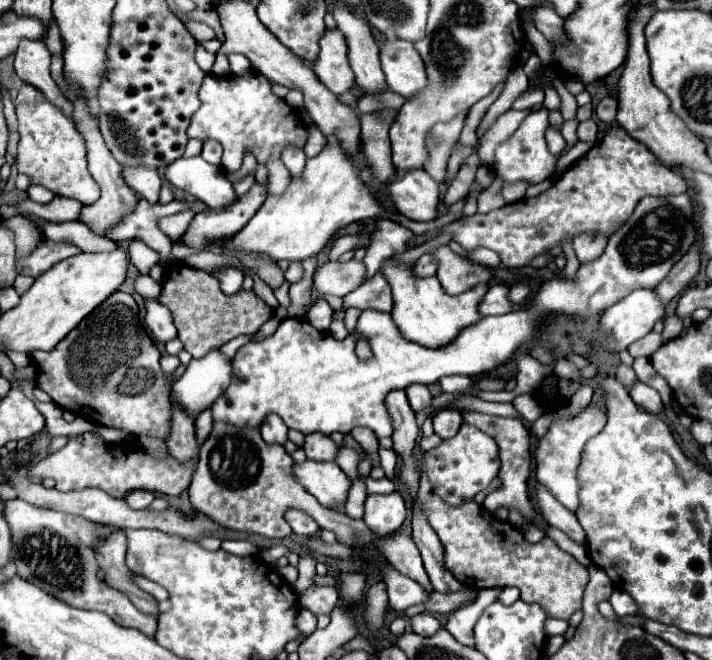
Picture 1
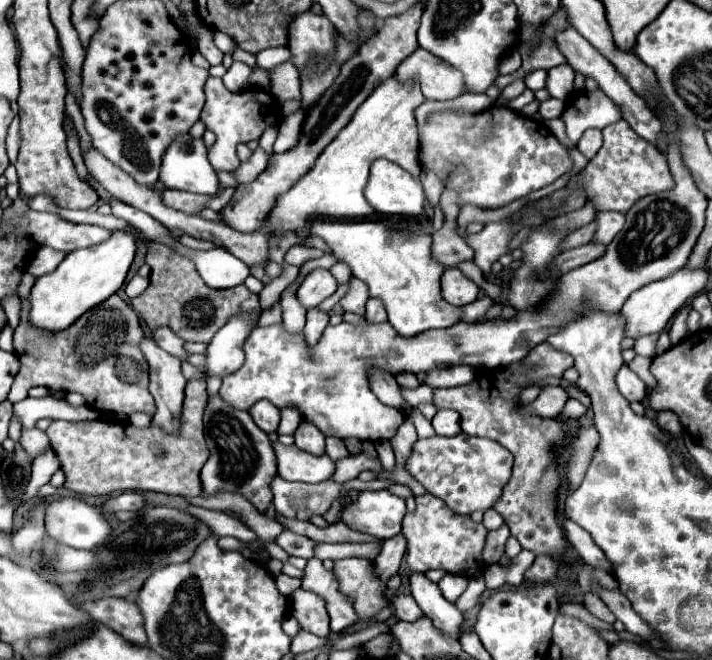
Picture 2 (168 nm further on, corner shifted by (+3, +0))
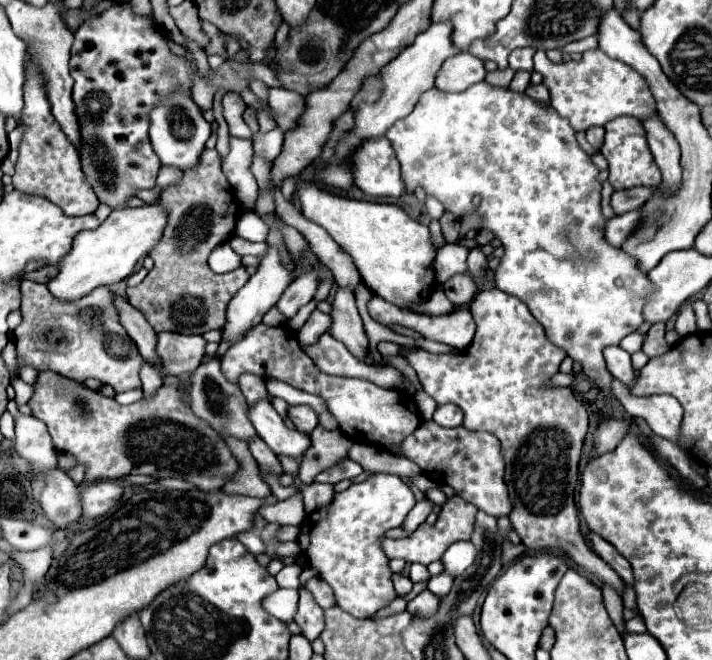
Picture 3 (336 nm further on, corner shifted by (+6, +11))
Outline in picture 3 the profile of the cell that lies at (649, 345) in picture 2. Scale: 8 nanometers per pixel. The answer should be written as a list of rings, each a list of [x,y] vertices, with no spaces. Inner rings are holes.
[[[658,322],[658,324],[652,324],[650,330],[646,332],[646,340],[642,344],[642,352],[648,356],[648,358],[654,358],[654,356],[660,356],[664,352],[668,352],[668,342],[664,340],[664,324]]]

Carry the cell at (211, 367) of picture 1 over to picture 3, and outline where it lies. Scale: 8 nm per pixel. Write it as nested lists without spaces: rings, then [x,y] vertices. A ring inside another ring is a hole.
[[[268,248],[268,252],[262,256],[258,272],[246,282],[246,286],[242,286],[234,294],[234,298],[230,300],[230,304],[226,308],[226,324],[222,328],[222,342],[230,342],[230,344],[240,342],[250,328],[254,328],[256,324],[262,322],[262,316],[280,300],[282,292],[288,288],[290,282],[292,282],[292,274],[280,264],[278,250]]]

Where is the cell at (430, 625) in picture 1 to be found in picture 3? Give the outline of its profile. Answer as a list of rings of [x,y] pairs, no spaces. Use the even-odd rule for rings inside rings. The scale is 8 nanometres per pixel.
[[[394,574],[392,576],[392,582],[394,582],[394,590],[398,596],[406,596],[412,592],[412,580],[408,576],[402,576],[402,574]]]

